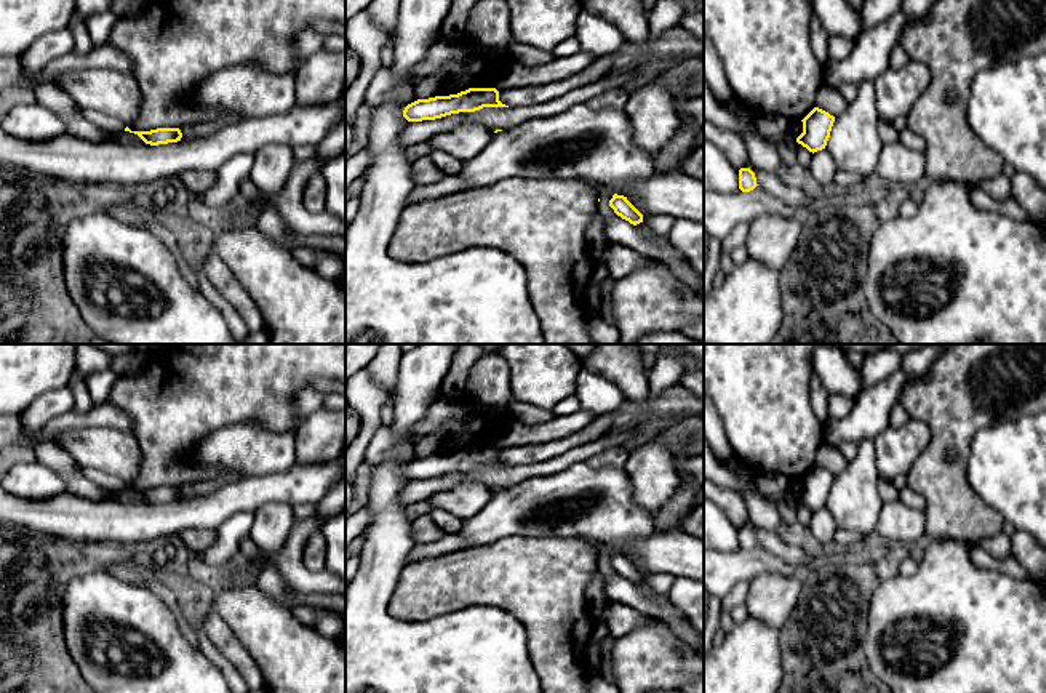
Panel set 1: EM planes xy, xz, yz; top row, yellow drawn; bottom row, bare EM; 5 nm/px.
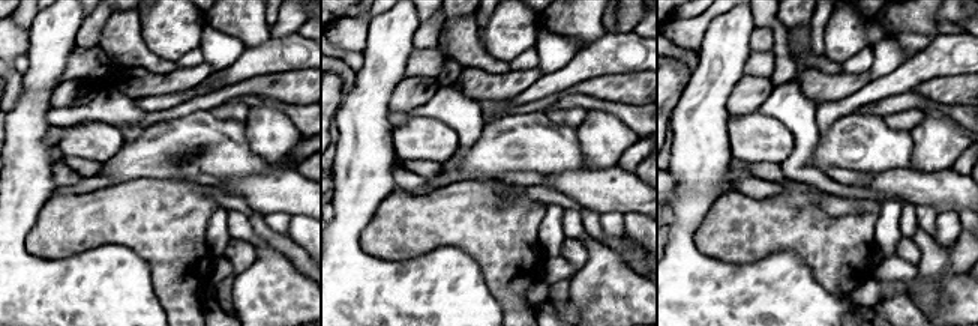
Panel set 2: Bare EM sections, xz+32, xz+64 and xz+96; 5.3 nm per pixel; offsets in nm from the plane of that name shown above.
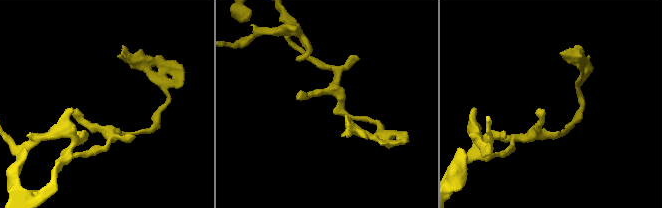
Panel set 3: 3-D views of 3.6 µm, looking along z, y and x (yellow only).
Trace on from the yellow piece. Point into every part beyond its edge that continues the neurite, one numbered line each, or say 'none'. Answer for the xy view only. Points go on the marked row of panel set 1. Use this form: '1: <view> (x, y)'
1: xy (101, 120)

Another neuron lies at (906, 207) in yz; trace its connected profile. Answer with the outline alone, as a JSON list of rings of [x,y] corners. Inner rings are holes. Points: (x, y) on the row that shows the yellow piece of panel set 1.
[[[900,194],[897,200],[892,203],[892,211],[902,218],[912,218],[918,213],[920,205],[907,197],[905,194]]]

